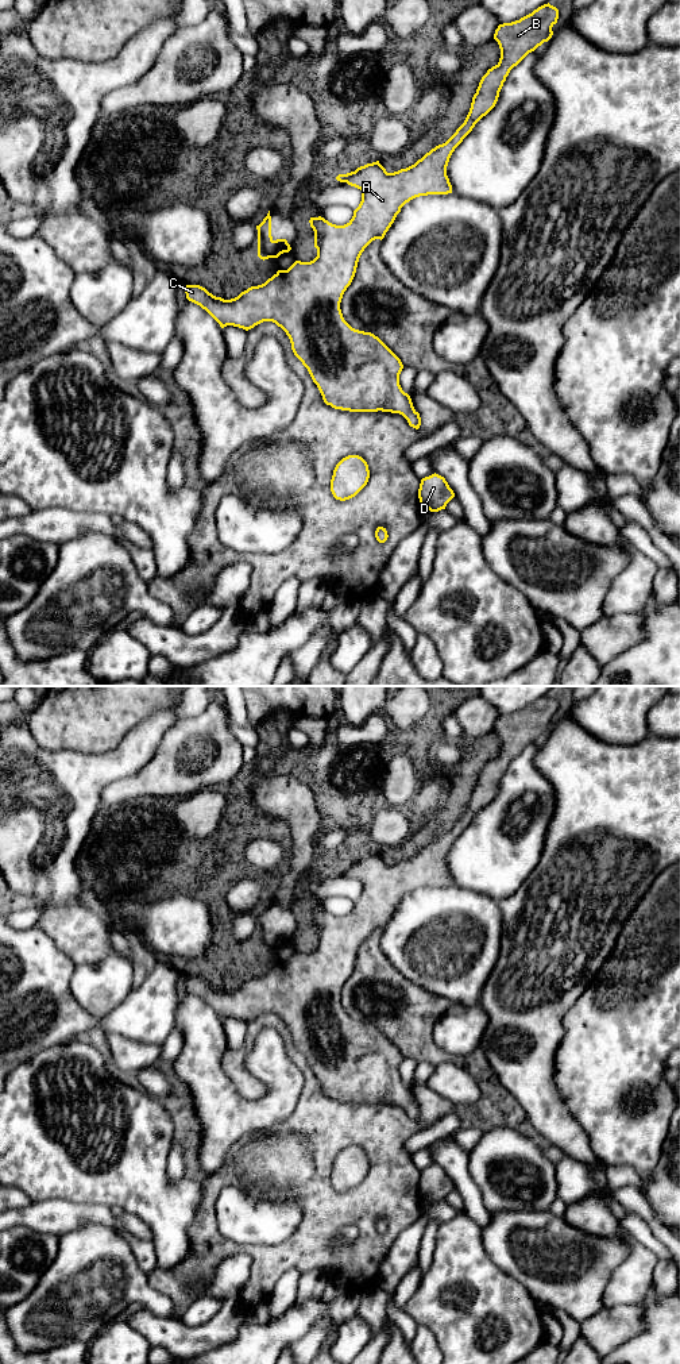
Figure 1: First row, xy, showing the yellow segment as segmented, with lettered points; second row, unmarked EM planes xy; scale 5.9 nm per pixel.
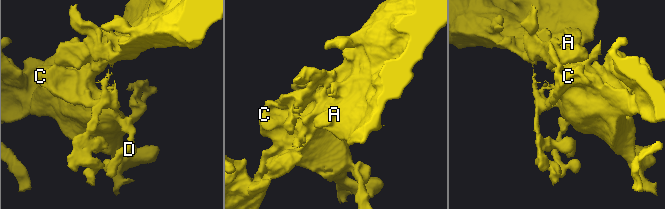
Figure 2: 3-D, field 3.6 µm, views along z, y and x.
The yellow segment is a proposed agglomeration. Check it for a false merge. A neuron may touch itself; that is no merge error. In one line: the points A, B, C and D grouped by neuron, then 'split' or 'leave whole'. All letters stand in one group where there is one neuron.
A B C D; leave whole

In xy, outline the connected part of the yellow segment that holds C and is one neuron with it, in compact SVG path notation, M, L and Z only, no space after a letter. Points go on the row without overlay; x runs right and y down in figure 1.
M548 694L519 712L498 717L494 731L501 740L499 754L482 768L464 814L445 835L432 840L414 856L394 864L387 864L376 852L355 863L339 866L337 872L362 882L362 893L344 917L332 916L321 908L310 909L317 940L313 952L295 952L287 962L278 962L264 975L251 978L231 991L216 989L200 976L186 976L186 990L205 1001L221 1020L233 1017L248 1022L263 1013L273 1013L281 1018L290 1030L294 1047L308 1060L327 1097L349 1103L399 1105L410 1118L418 1121L420 1105L399 1076L403 1060L401 1051L378 1028L355 1021L344 1012L340 1001L343 986L355 968L364 940L372 932L385 929L406 894L420 887L452 885L447 867L452 844L475 816L495 798L510 762L552 729L552 718L557 710L559 701Z

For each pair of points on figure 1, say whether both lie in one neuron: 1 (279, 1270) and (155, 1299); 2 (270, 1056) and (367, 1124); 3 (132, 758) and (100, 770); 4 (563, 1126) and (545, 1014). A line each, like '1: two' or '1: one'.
1: two
2: two
3: one
4: one

